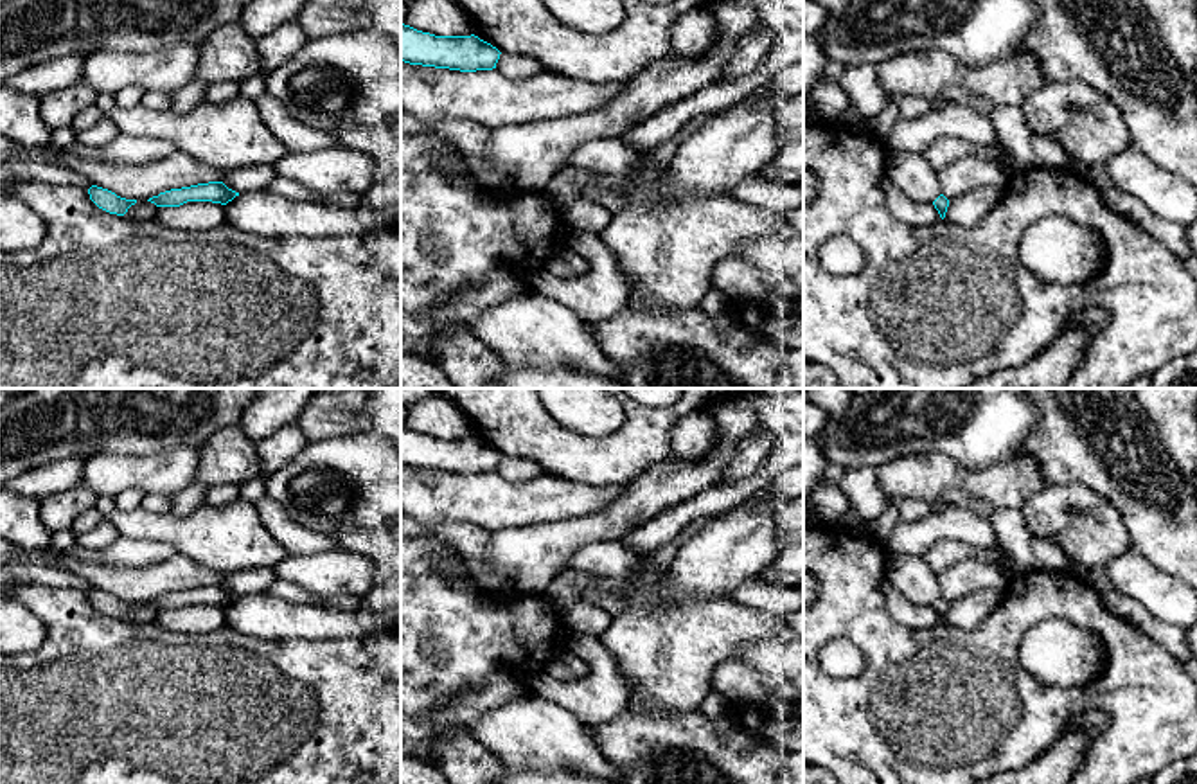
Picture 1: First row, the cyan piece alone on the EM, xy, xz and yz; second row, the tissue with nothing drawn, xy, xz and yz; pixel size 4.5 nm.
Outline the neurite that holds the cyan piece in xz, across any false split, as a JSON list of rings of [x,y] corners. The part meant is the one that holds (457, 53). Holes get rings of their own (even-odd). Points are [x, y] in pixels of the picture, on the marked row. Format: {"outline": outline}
{"outline": [[[401,23],[401,61],[460,72],[492,70],[500,50],[478,36],[435,36]]]}

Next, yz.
{"outline": [[[965,156],[938,171],[942,194],[933,201],[940,218],[945,218],[949,201],[980,187],[1005,189],[1008,178],[1003,167],[983,158]]]}

